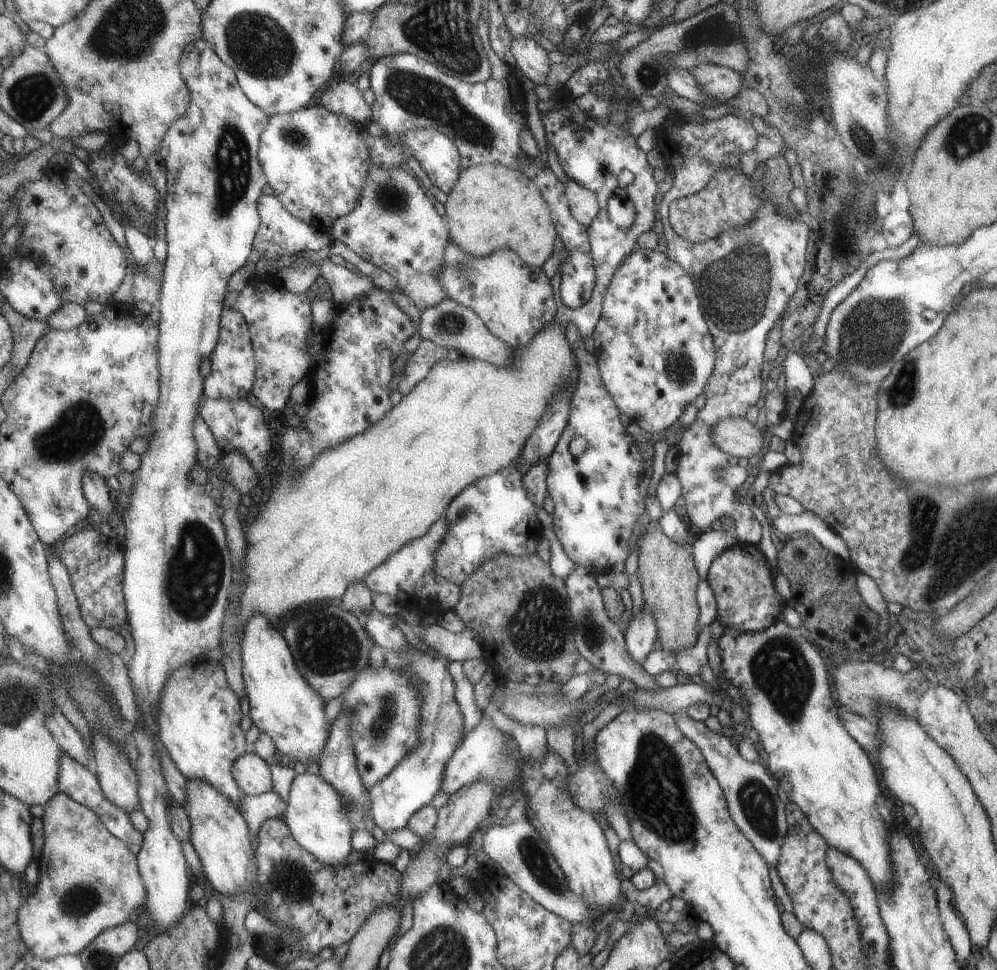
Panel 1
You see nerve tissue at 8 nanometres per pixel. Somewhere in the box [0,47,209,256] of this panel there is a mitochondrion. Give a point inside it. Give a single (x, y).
(33, 95)

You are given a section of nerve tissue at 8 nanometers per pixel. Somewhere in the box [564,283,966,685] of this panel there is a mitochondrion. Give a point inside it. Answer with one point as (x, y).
(873, 333)

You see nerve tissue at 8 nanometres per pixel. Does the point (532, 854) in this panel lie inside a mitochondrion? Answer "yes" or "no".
yes

